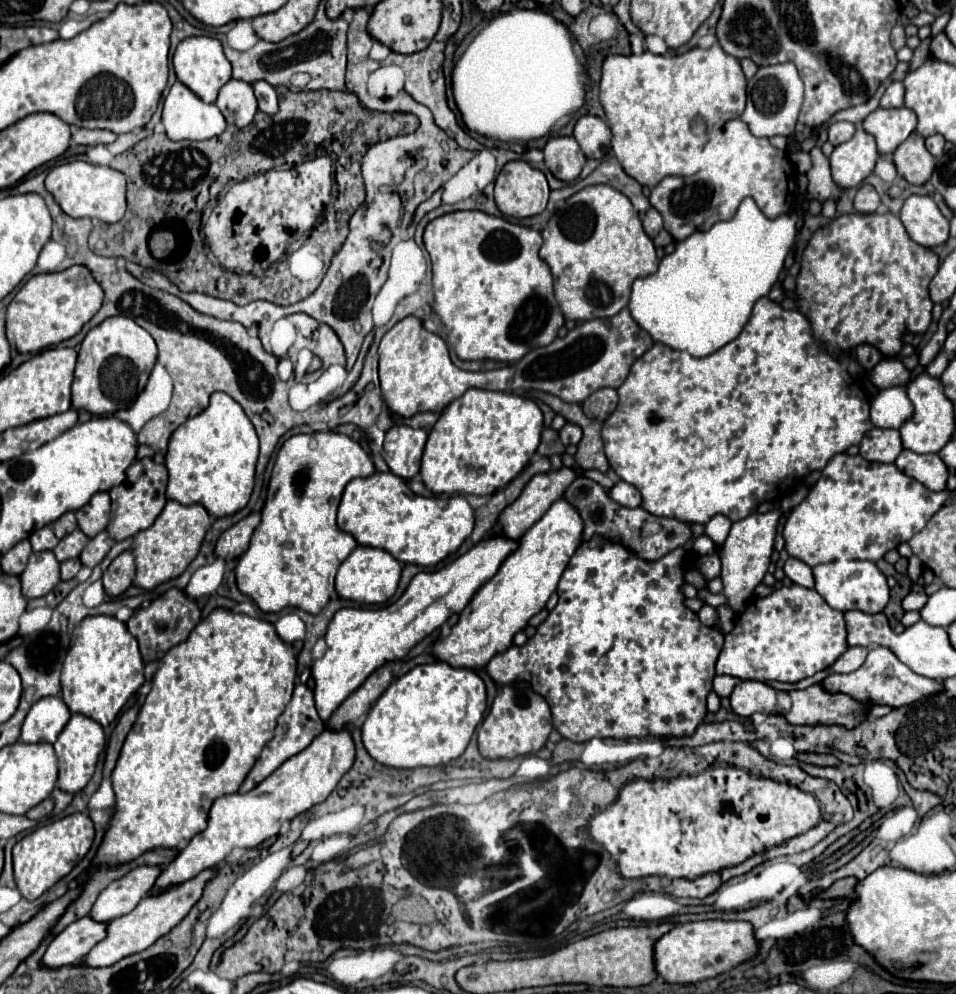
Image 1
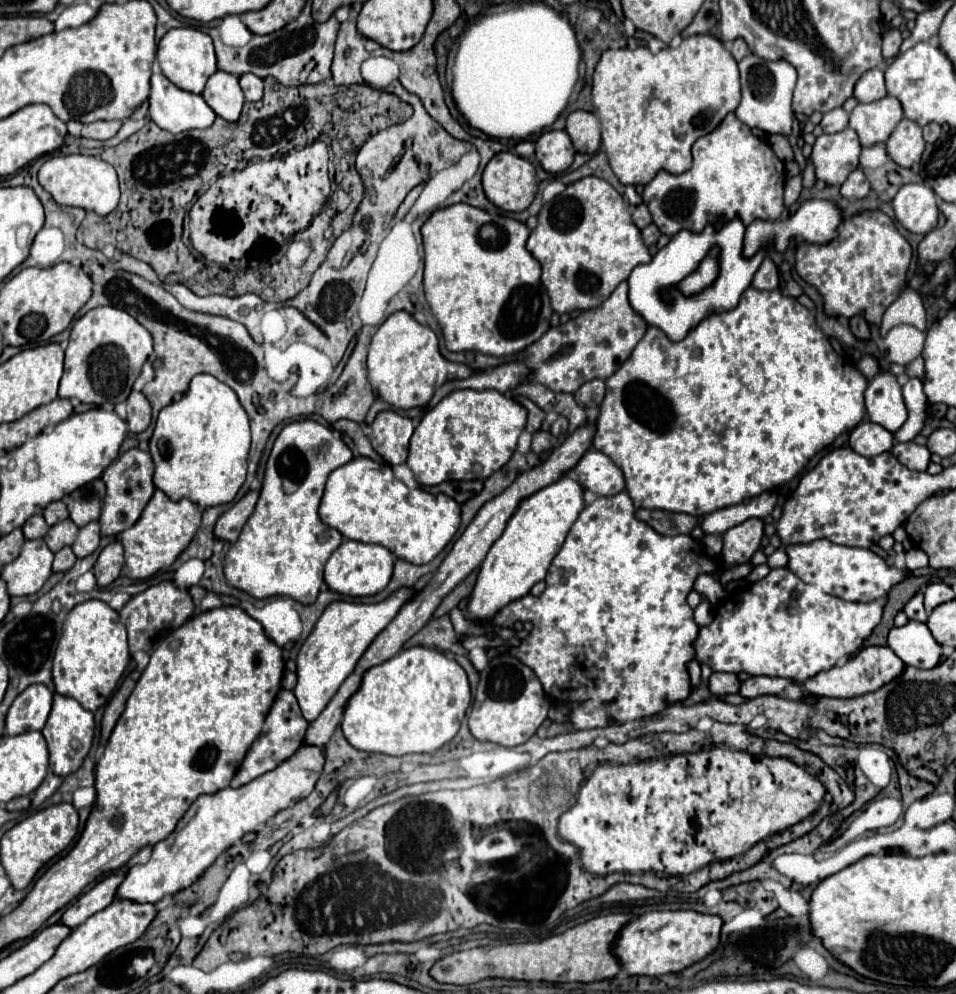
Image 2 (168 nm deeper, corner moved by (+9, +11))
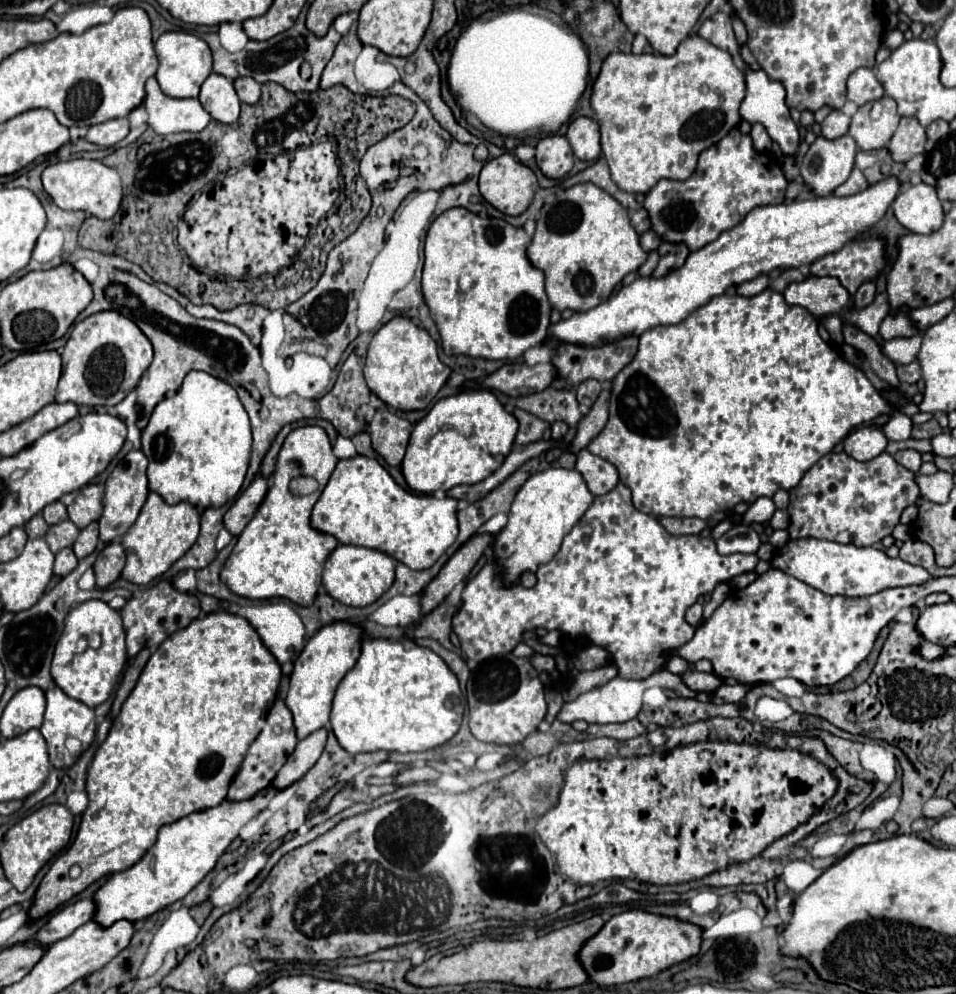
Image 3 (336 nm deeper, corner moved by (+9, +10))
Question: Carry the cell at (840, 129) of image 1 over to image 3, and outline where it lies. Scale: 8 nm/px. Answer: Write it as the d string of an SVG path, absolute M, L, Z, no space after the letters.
M832 110L822 122L822 136L828 140L834 140L834 138L844 136L848 128L850 128L850 116L842 114L840 110Z

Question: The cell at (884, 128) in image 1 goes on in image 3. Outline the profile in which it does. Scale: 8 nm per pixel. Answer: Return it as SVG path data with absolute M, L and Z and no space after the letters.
M884 96L878 102L882 104L882 112L878 118L872 118L872 114L870 114L870 110L874 106L872 102L860 106L858 112L852 116L852 124L850 124L848 134L856 140L860 150L884 148L900 122L896 102L890 96Z

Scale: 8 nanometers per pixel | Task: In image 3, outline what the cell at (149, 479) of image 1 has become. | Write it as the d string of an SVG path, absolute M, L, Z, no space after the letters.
M130 450L122 462L112 470L112 474L106 480L106 496L104 496L104 512L100 516L100 540L112 542L114 538L120 538L128 532L128 528L136 522L150 490L148 490L148 478L146 478L146 466L148 460L142 454L142 450Z

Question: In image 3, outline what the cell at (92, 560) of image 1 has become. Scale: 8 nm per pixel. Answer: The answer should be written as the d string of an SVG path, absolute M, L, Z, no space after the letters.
M92 522L80 530L80 536L72 548L78 558L86 558L96 550L96 544L98 544L98 522Z

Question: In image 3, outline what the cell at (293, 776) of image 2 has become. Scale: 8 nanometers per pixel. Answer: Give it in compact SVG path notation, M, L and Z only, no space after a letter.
M270 784L266 790L260 790L246 800L230 802L226 798L210 810L200 810L162 826L156 844L132 868L112 874L110 880L94 894L94 920L102 926L110 926L122 918L136 922L184 898L214 868L216 860L226 852L232 840L238 838L242 826L268 806L274 794L278 794L278 790Z

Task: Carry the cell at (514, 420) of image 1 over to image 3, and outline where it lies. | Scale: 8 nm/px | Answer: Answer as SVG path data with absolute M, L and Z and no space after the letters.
M470 390L438 400L414 426L402 472L412 490L432 494L458 484L476 484L502 466L512 452L518 420L500 404L490 390Z

